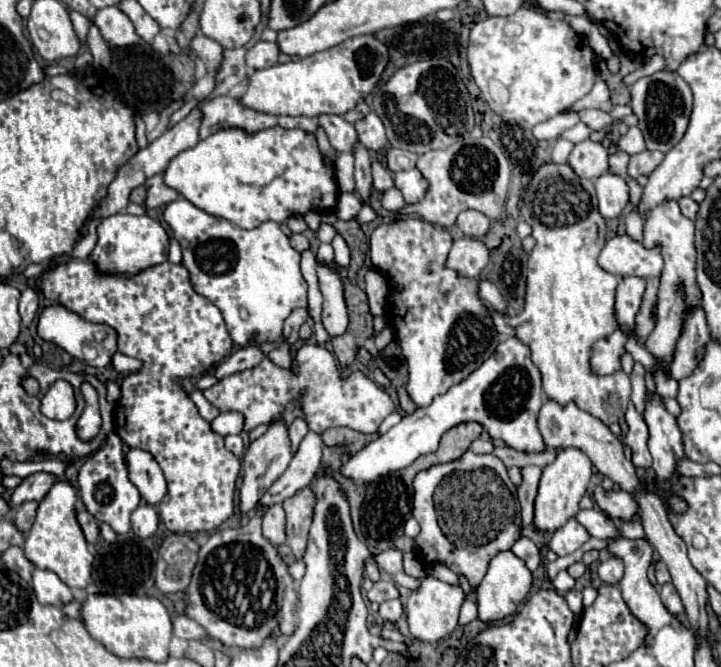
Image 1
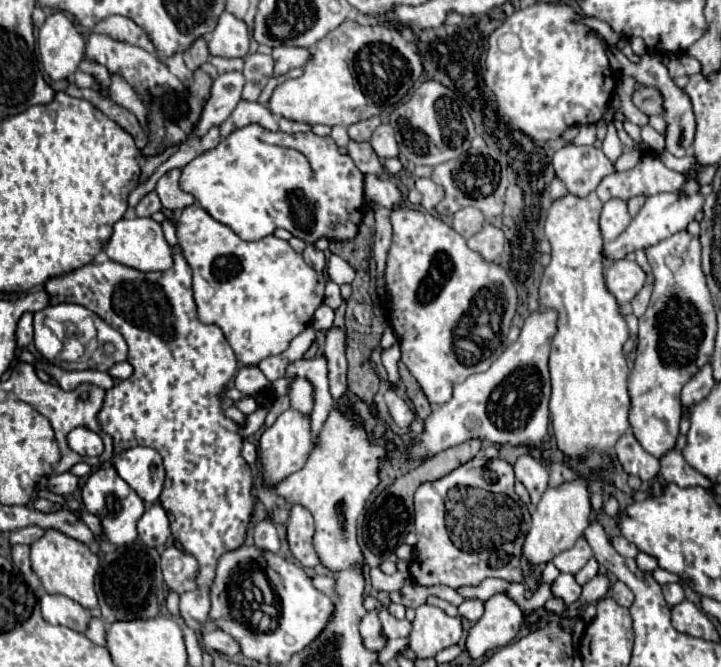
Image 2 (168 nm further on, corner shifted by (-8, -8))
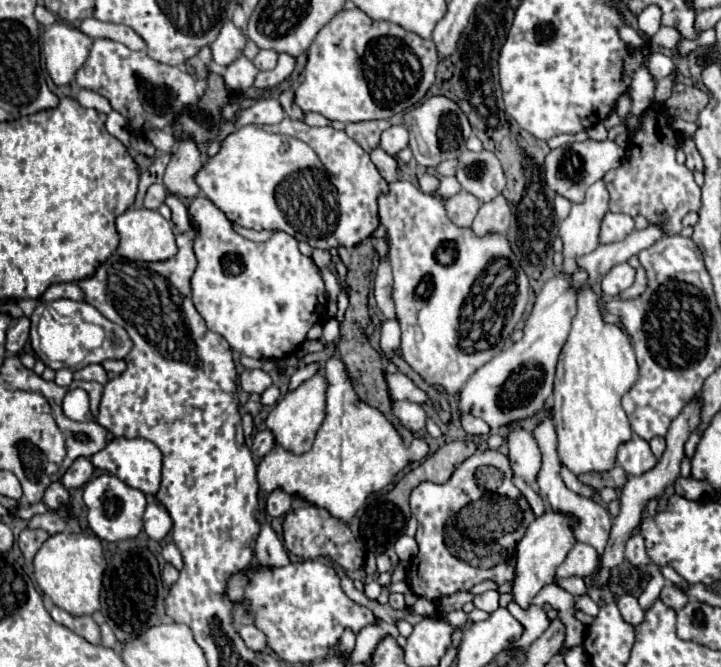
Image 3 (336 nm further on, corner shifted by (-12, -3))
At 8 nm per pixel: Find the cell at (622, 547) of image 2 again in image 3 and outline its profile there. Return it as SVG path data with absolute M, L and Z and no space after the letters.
M634 534L628 542L626 542L626 558L632 566L648 566L650 564L650 556L646 552L646 544L644 544L644 536Z

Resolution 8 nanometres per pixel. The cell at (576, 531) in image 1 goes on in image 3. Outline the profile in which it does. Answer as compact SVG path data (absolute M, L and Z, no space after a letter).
M576 542L568 552L566 560L558 566L556 578L570 578L570 576L588 578L598 570L598 562L600 562L600 556L592 546Z

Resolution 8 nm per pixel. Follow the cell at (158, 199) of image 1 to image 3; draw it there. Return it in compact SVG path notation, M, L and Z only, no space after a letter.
M190 136L180 138L172 154L172 160L166 168L164 186L168 188L168 192L180 198L194 198L200 194L200 188L194 180L200 168L202 168L202 154L196 148L196 142Z

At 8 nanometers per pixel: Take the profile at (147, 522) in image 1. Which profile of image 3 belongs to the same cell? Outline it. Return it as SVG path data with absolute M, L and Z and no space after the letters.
M150 502L146 506L146 512L144 512L144 530L146 534L152 538L152 540L162 540L172 528L172 518L168 514L168 510L158 504L158 502Z

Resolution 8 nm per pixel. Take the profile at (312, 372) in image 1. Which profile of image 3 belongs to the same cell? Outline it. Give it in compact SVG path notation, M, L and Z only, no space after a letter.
M394 402L392 404L394 414L400 418L400 422L412 430L412 432L420 432L426 424L426 412L420 404L414 402Z

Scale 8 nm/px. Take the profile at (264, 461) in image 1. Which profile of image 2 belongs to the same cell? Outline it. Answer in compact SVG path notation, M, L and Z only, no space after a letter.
M286 409L284 413L280 413L276 423L270 429L264 429L264 433L260 437L258 457L260 457L260 465L262 465L264 487L274 489L288 475L302 469L310 451L312 451L312 445L310 445L310 423L308 423L308 419L304 419L302 413L292 411L292 409Z

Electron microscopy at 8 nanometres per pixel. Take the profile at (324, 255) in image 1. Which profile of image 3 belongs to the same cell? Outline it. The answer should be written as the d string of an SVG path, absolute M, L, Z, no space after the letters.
M332 318L332 320L328 320L326 324L324 324L324 332L322 332L322 342L326 342L326 344L330 344L330 342L336 342L340 338L340 324Z

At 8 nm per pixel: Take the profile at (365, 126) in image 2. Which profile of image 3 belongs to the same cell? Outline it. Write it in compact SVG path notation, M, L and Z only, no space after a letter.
M370 120L370 122L356 122L356 124L346 124L344 132L356 140L366 152L372 152L374 148L380 146L380 134L390 128L392 124L388 120Z

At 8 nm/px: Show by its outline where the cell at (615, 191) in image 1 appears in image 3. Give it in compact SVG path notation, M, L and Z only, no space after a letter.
M606 212L604 220L602 220L602 230L600 230L600 244L620 242L632 230L634 230L634 220L630 216Z

